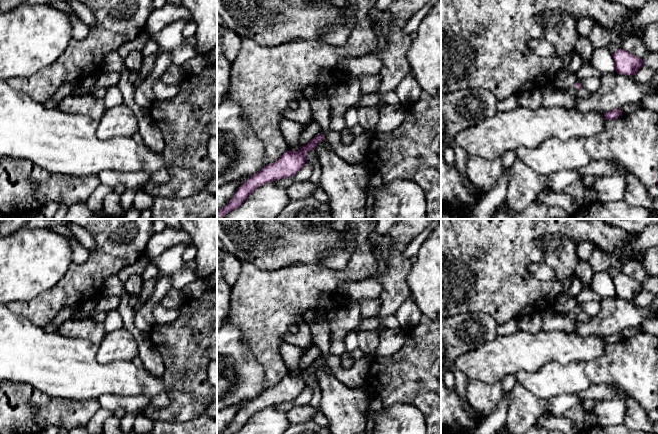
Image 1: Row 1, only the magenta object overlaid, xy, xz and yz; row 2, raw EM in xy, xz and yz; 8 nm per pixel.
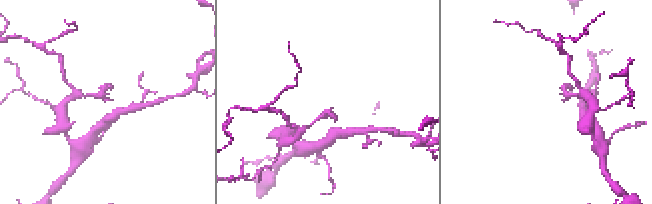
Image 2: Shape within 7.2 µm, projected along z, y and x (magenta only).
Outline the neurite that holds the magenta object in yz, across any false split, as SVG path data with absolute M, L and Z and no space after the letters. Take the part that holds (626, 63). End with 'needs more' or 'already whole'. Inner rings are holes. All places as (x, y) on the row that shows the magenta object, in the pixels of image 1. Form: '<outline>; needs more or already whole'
M621 48L613 53L613 59L615 71L622 75L634 76L643 66L642 59Z; already whole

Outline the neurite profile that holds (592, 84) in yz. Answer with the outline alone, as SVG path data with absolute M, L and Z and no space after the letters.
M589 77L586 79L583 79L579 81L581 83L581 86L588 90L591 93L595 93L599 90L601 86L601 80L600 78L595 78L595 77Z

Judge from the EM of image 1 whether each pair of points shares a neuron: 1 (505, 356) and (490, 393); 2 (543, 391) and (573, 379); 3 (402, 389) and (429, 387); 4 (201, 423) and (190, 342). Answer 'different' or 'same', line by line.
1: different
2: same
3: same
4: different

